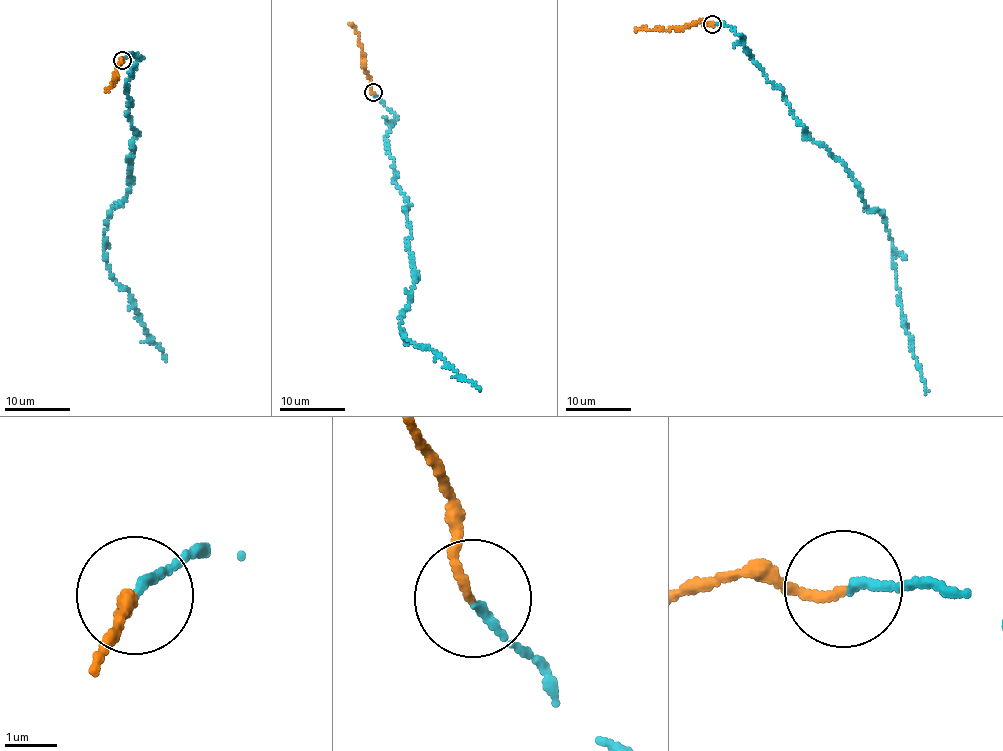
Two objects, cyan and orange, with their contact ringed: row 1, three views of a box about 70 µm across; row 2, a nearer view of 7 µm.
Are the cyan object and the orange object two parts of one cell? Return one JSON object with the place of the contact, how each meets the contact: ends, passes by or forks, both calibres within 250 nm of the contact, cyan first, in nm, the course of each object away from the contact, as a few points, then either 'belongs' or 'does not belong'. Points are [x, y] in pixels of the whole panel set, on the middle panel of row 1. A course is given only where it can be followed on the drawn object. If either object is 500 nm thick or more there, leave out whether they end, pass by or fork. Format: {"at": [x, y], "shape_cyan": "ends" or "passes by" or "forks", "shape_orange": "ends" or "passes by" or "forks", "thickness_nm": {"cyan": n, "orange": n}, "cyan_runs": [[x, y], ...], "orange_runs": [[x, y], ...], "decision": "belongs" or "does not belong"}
{"at": [373, 92], "shape_cyan": "ends", "shape_orange": "ends", "thickness_nm": {"cyan": 170, "orange": 160}, "cyan_runs": [[373, 92], [395, 119], [385, 137], [408, 207], [415, 277], [401, 332], [479, 389]], "orange_runs": [[373, 92], [364, 67], [359, 36], [350, 23]], "decision": "belongs"}

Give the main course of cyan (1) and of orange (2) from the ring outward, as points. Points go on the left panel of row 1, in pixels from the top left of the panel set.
1: (122, 59), (141, 58), (126, 82), (135, 139), (126, 196), (105, 229), (104, 259), (165, 360)
2: (122, 59), (116, 73), (116, 82), (113, 79), (114, 84), (106, 91)

